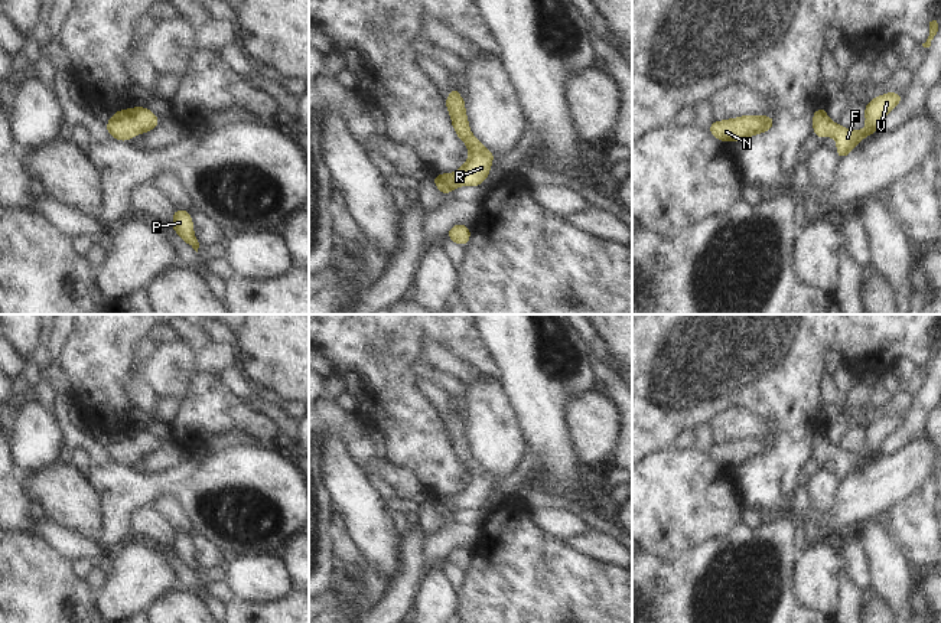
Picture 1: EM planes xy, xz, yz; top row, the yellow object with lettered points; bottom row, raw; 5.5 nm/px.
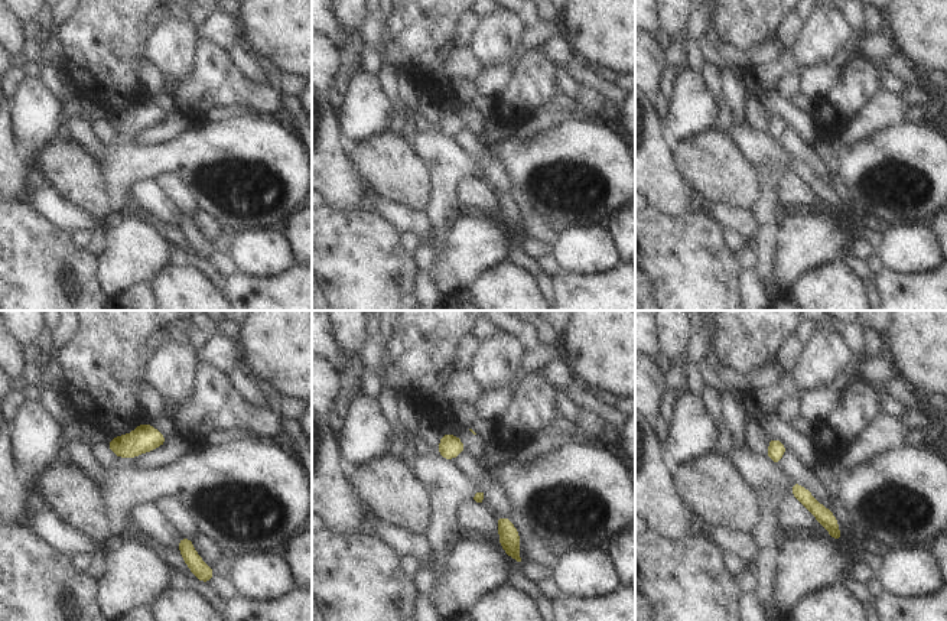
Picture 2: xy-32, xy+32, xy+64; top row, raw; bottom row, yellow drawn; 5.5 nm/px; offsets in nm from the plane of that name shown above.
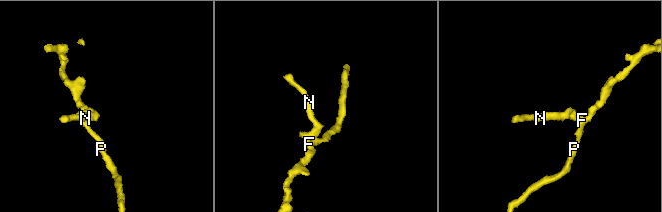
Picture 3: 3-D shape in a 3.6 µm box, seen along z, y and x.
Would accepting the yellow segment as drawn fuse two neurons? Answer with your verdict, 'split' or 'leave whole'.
leave whole

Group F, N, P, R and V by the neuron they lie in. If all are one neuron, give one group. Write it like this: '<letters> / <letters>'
F N P R V

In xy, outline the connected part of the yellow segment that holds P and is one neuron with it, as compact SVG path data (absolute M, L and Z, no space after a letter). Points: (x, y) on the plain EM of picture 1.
M175 532L170 548L173 549L175 555L198 575L199 565L193 557L193 544L191 535L185 532Z

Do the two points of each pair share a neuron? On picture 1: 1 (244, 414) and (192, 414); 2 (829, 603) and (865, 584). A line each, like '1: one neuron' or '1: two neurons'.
1: one neuron
2: two neurons

